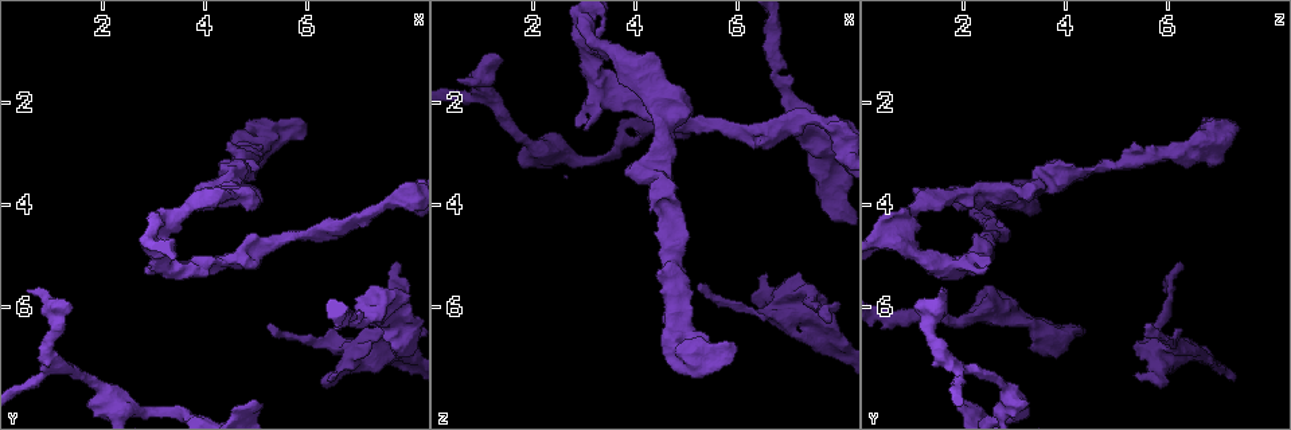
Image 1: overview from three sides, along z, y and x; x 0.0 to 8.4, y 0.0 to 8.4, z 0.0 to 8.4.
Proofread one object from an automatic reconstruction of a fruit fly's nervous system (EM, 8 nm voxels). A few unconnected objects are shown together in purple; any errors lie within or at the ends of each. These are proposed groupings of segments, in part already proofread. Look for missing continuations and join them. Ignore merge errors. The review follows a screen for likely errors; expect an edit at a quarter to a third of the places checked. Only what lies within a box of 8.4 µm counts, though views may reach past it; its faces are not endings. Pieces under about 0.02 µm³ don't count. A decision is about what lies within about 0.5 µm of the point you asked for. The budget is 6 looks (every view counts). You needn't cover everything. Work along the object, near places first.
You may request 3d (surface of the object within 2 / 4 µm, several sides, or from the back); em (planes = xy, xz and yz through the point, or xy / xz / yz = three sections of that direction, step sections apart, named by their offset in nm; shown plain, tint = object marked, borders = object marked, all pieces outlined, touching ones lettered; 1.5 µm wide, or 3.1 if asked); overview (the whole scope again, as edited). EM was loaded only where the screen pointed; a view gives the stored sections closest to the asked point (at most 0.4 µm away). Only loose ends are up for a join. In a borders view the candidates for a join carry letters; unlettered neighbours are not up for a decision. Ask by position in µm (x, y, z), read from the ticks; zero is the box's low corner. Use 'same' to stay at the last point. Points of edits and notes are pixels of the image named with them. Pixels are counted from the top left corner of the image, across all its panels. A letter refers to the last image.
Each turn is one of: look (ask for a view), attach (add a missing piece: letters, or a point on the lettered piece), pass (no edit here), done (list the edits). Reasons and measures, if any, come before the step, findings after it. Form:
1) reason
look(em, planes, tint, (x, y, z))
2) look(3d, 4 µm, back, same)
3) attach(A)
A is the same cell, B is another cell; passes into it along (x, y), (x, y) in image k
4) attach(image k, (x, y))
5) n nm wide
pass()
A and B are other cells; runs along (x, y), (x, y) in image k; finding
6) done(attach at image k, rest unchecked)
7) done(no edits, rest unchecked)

branch stops here
look(em, yz, step 4, borders, (6.60, 7.30, 5.40))

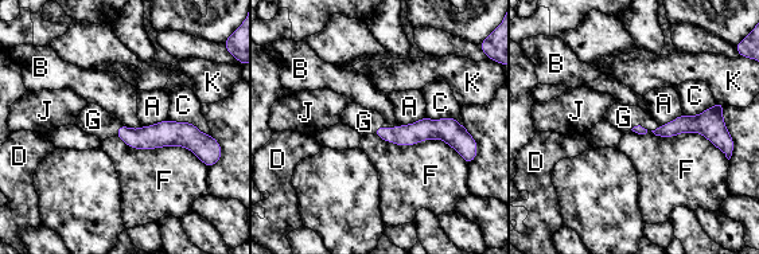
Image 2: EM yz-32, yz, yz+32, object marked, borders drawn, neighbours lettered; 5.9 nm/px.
F touches over 600 nm
attach(G)
G is the same cell, A, B, C, D, F, J and K are other cells; passes into it along (423, 129), (382, 126), (364, 121) in image 2; it goes on there

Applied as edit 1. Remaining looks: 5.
branch stops here
look(3d, 2 µm, (7.70, 5.25, 6.25))

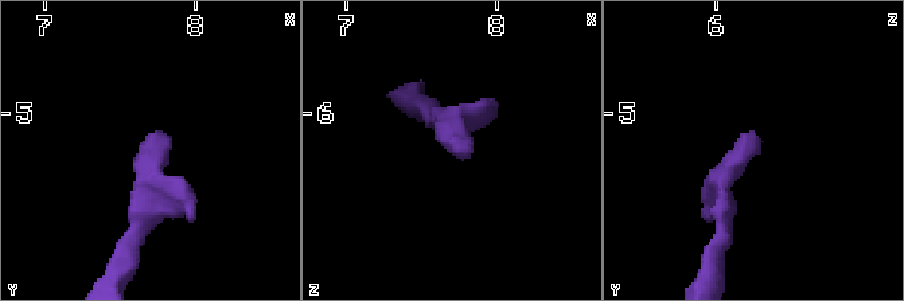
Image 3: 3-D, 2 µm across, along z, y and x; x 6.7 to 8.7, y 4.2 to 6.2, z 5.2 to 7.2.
need the tissue
look(em, xz, step 4, tint, (7.76, 5.26, 6.32))

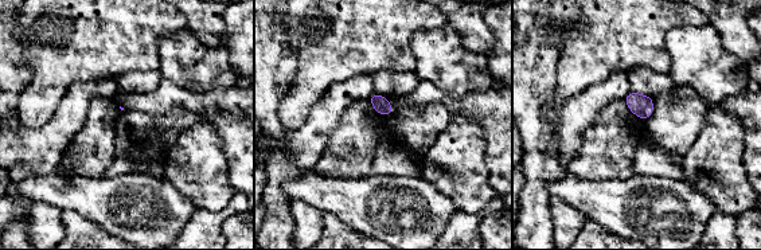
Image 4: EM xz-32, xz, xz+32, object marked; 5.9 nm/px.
another direction
look(em, planes, borders, same)

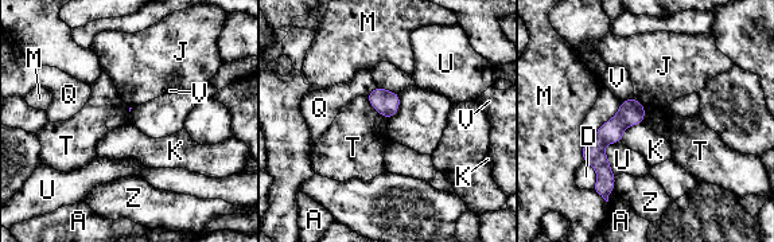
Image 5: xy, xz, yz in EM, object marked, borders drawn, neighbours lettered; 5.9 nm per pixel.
pass()
A, D, J, K, M, Q, T, U, V and Z are other cells; runs along (633, 101), (599, 143), (605, 188) in image 5; no lettered piece goes on from it

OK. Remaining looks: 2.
free end
look(em, xy, step 4, tint, (5.40, 2.45, 7.30))

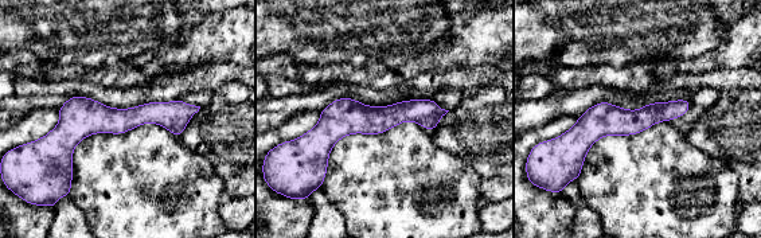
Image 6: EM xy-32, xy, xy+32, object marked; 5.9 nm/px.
cut it another way
look(em, yz, step 8, borders, same)

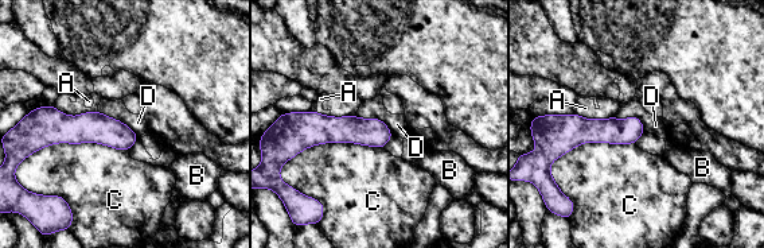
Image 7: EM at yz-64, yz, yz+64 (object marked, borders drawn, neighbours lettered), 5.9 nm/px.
pass()
A, B, C and D are other cells; runs along (46, 120), (133, 138) in image 7; no lettered piece goes on from it

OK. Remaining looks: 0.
done(attach at image 2, rest unchecked)

